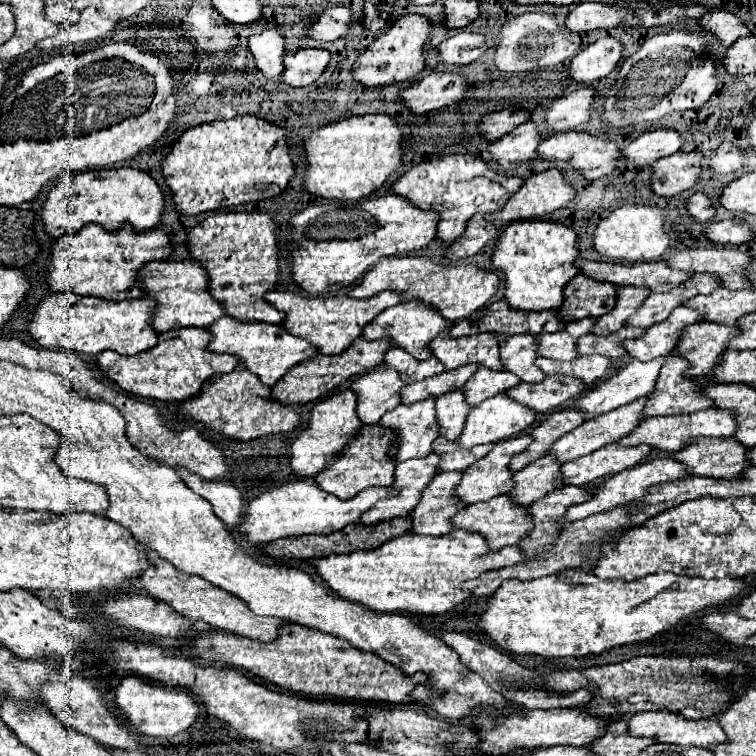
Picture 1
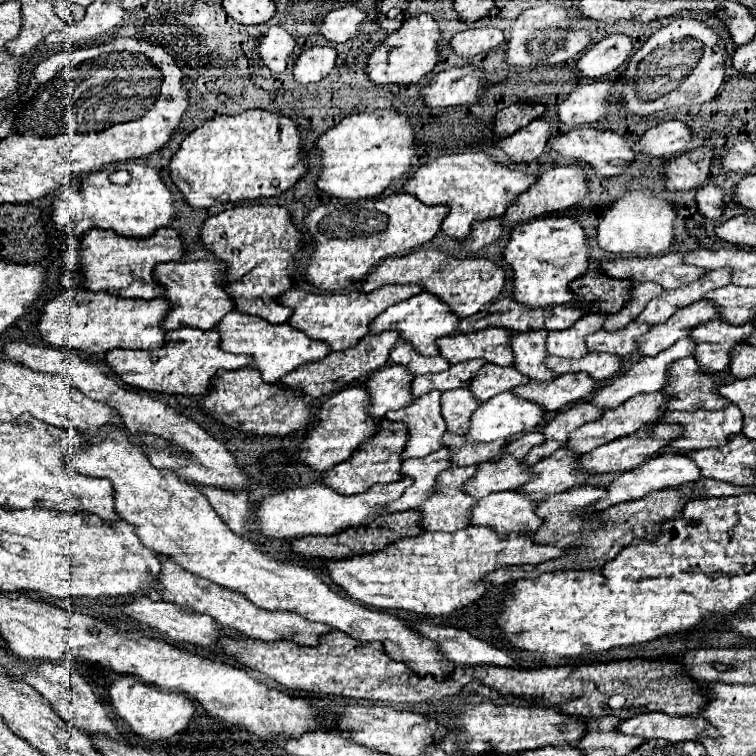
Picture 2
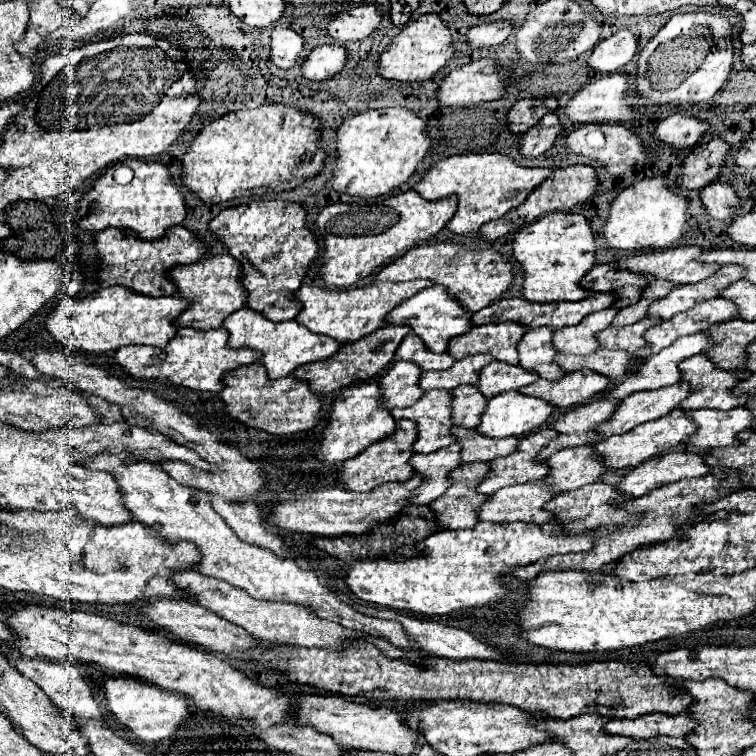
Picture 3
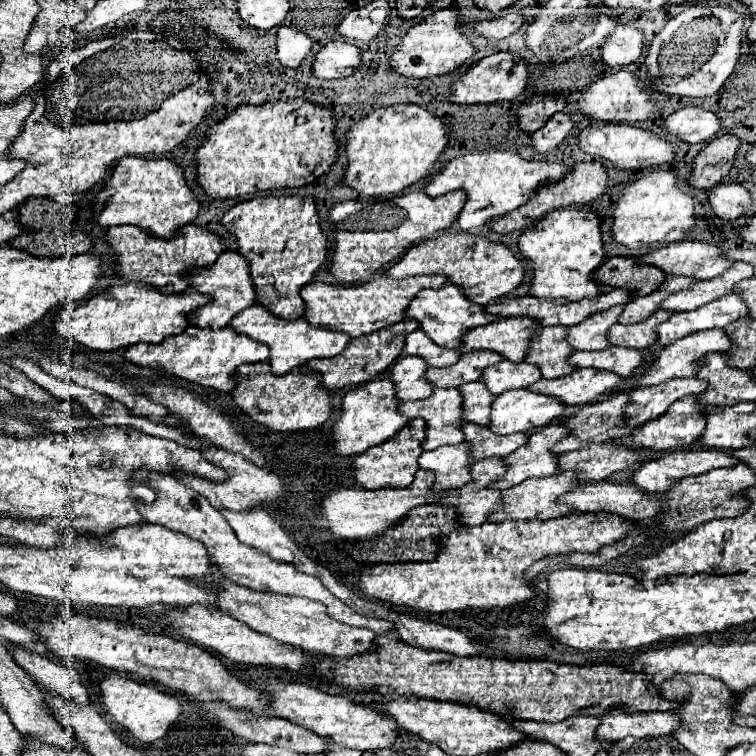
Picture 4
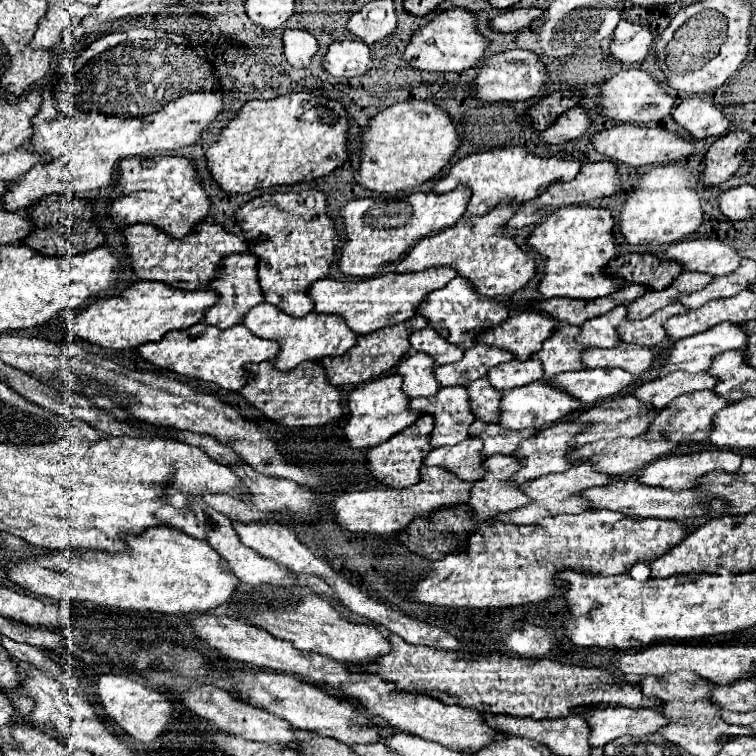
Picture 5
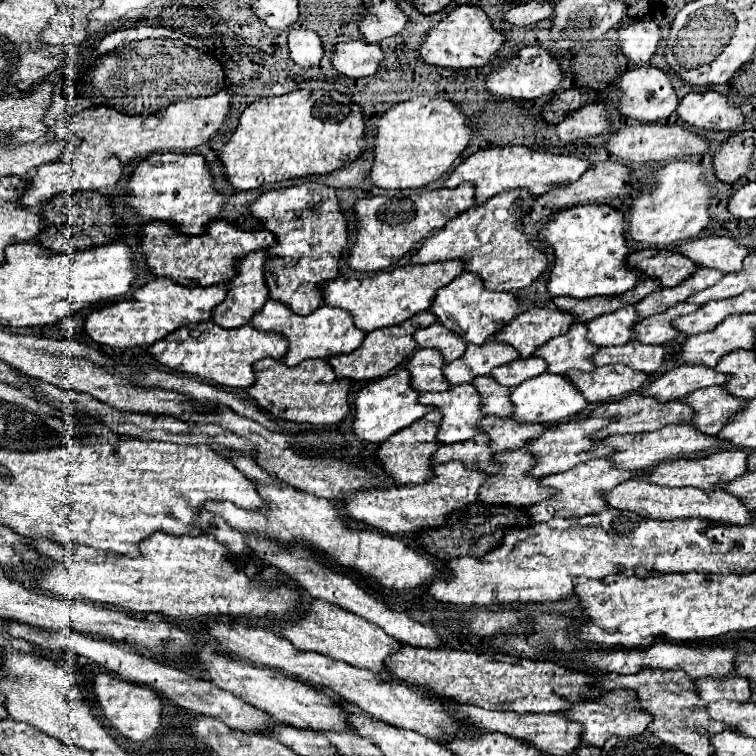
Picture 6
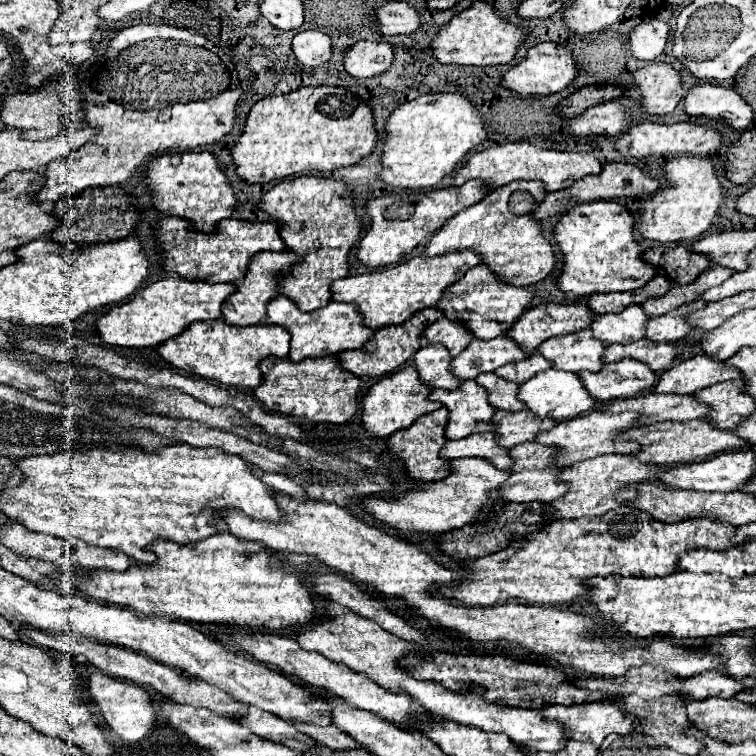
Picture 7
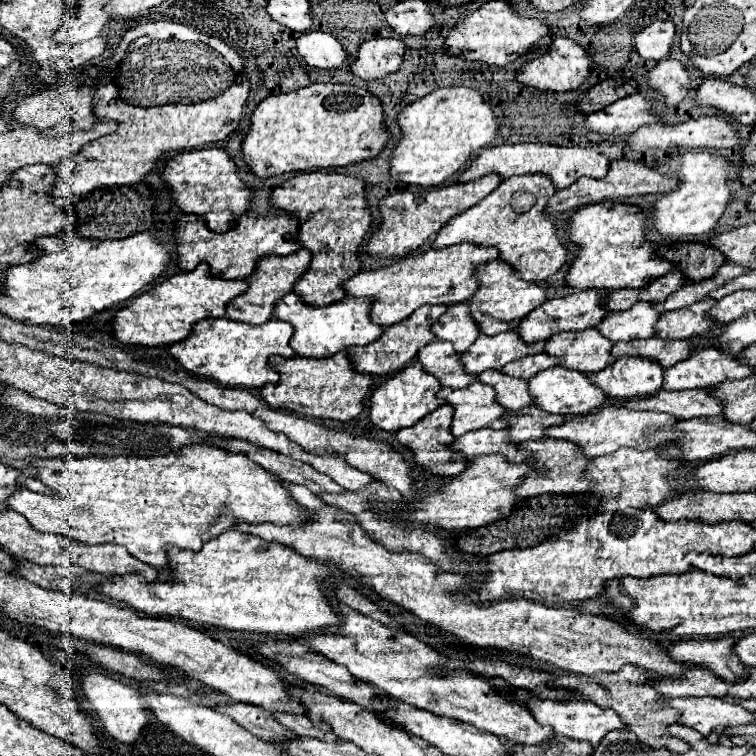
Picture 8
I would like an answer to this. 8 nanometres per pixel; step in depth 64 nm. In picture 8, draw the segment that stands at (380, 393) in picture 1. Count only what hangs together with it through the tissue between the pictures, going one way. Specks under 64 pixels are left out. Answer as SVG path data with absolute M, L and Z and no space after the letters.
M440 340L430 342L418 352L418 360L424 364L424 368L428 368L428 372L440 378L442 386L466 388L478 380L476 376L464 370L460 354L448 342L440 342Z

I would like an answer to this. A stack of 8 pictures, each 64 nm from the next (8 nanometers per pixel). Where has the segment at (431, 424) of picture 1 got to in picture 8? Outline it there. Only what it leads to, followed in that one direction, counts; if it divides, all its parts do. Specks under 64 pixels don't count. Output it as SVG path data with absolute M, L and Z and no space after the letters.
M472 382L468 388L452 390L440 388L440 398L454 406L452 434L458 438L470 430L478 428L506 428L508 422L504 414L508 412L498 400L492 386L482 382Z

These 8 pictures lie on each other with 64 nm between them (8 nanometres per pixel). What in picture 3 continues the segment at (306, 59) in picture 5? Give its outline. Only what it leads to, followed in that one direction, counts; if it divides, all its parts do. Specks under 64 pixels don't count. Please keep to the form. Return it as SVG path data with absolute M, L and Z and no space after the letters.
M276 26L272 32L272 62L278 68L292 68L304 50L304 38L290 28Z

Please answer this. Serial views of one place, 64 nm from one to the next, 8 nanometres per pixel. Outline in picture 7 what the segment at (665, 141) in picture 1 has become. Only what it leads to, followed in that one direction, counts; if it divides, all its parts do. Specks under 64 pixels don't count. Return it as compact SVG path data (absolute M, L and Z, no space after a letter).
M698 82L684 100L684 110L690 116L710 116L714 120L724 118L732 128L746 130L754 122L754 110L732 88Z

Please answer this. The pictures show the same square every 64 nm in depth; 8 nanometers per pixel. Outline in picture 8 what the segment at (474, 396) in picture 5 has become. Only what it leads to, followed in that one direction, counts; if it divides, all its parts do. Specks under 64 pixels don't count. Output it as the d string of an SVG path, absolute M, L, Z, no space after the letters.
M484 370L478 380L490 384L496 390L496 398L500 400L500 404L504 404L504 408L508 410L520 410L534 402L526 380L512 378L500 370Z

